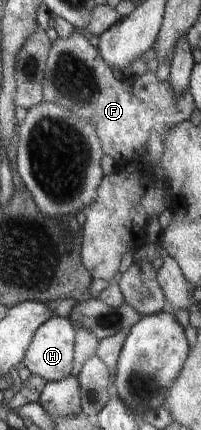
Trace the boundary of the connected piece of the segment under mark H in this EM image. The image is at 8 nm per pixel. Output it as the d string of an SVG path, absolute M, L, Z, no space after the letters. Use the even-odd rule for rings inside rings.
M53 316L38 329L24 366L48 382L62 382L72 374L76 344L77 332L70 317Z

